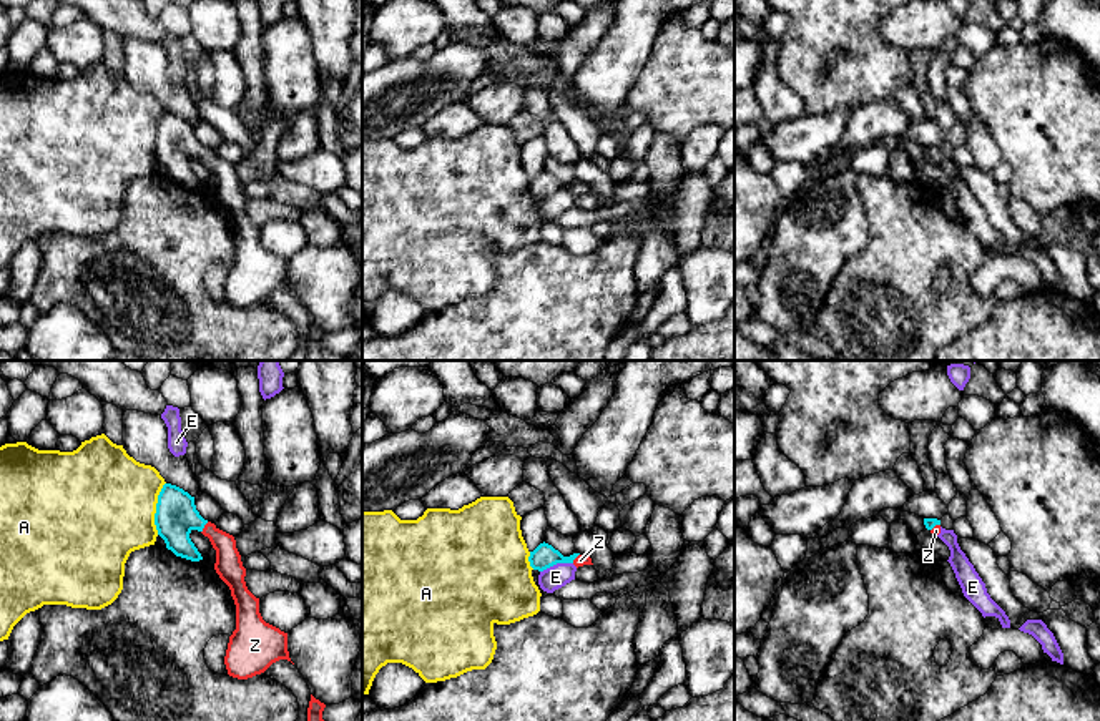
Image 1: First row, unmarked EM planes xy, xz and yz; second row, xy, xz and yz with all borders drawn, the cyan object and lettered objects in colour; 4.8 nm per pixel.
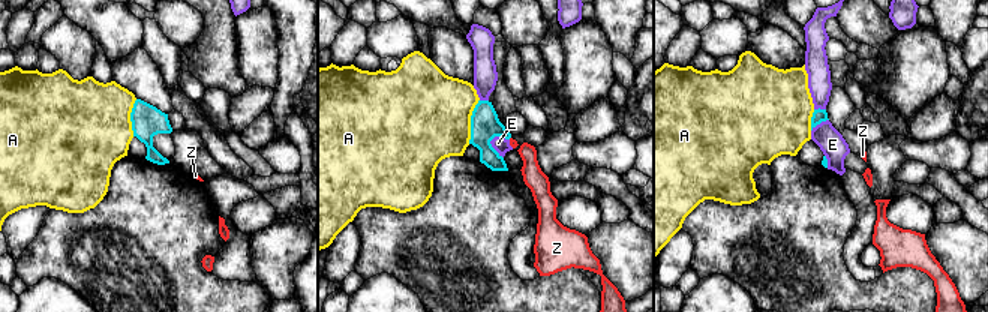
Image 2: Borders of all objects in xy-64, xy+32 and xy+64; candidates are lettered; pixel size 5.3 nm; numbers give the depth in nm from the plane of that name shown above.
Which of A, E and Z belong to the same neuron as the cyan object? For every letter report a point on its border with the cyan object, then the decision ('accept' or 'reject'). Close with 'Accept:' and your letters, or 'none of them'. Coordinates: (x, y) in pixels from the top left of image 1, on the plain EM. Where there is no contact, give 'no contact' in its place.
A: meets cyan in xy at (157, 137); reject
E: meets cyan in xz at (555, 191); reject
Z: meets cyan in xy at (203, 155); accept
Accept: Z

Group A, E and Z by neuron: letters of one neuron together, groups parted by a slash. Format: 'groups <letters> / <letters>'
groups A / E / Z

